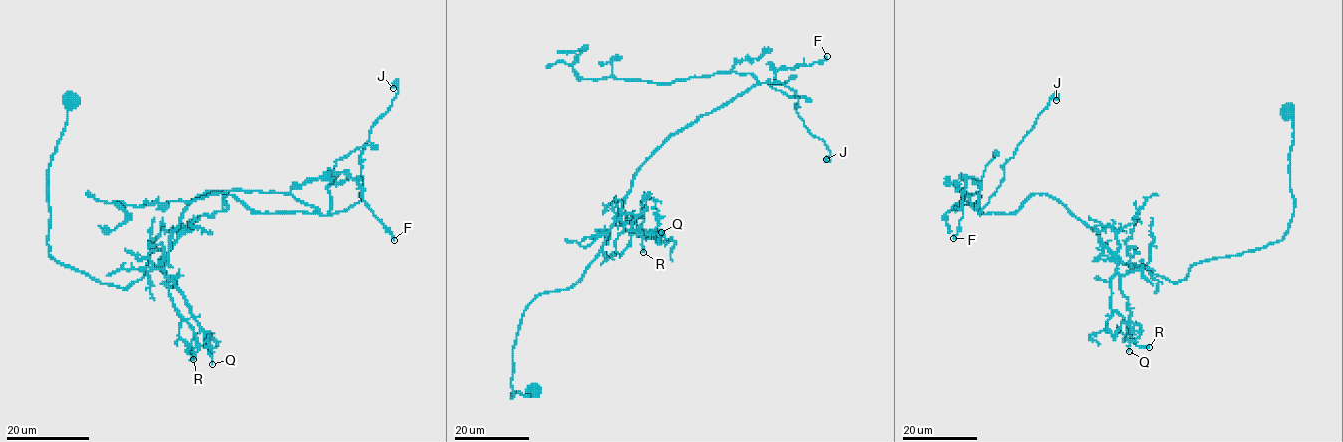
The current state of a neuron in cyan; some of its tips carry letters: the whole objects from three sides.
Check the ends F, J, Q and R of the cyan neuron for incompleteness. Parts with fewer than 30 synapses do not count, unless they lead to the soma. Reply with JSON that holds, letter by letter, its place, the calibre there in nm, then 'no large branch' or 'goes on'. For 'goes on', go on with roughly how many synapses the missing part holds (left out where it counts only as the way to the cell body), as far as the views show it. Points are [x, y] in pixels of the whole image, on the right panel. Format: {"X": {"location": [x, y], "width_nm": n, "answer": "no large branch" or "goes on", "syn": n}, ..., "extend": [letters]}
{"F": {"location": [953, 238], "width_nm": 380, "answer": "no large branch"}, "J": {"location": [1056, 100], "width_nm": 500, "answer": "no large branch"}, "Q": {"location": [1129, 351], "width_nm": 110, "answer": "no large branch"}, "R": {"location": [1149, 347], "width_nm": 280, "answer": "no large branch"}, "extend": []}

